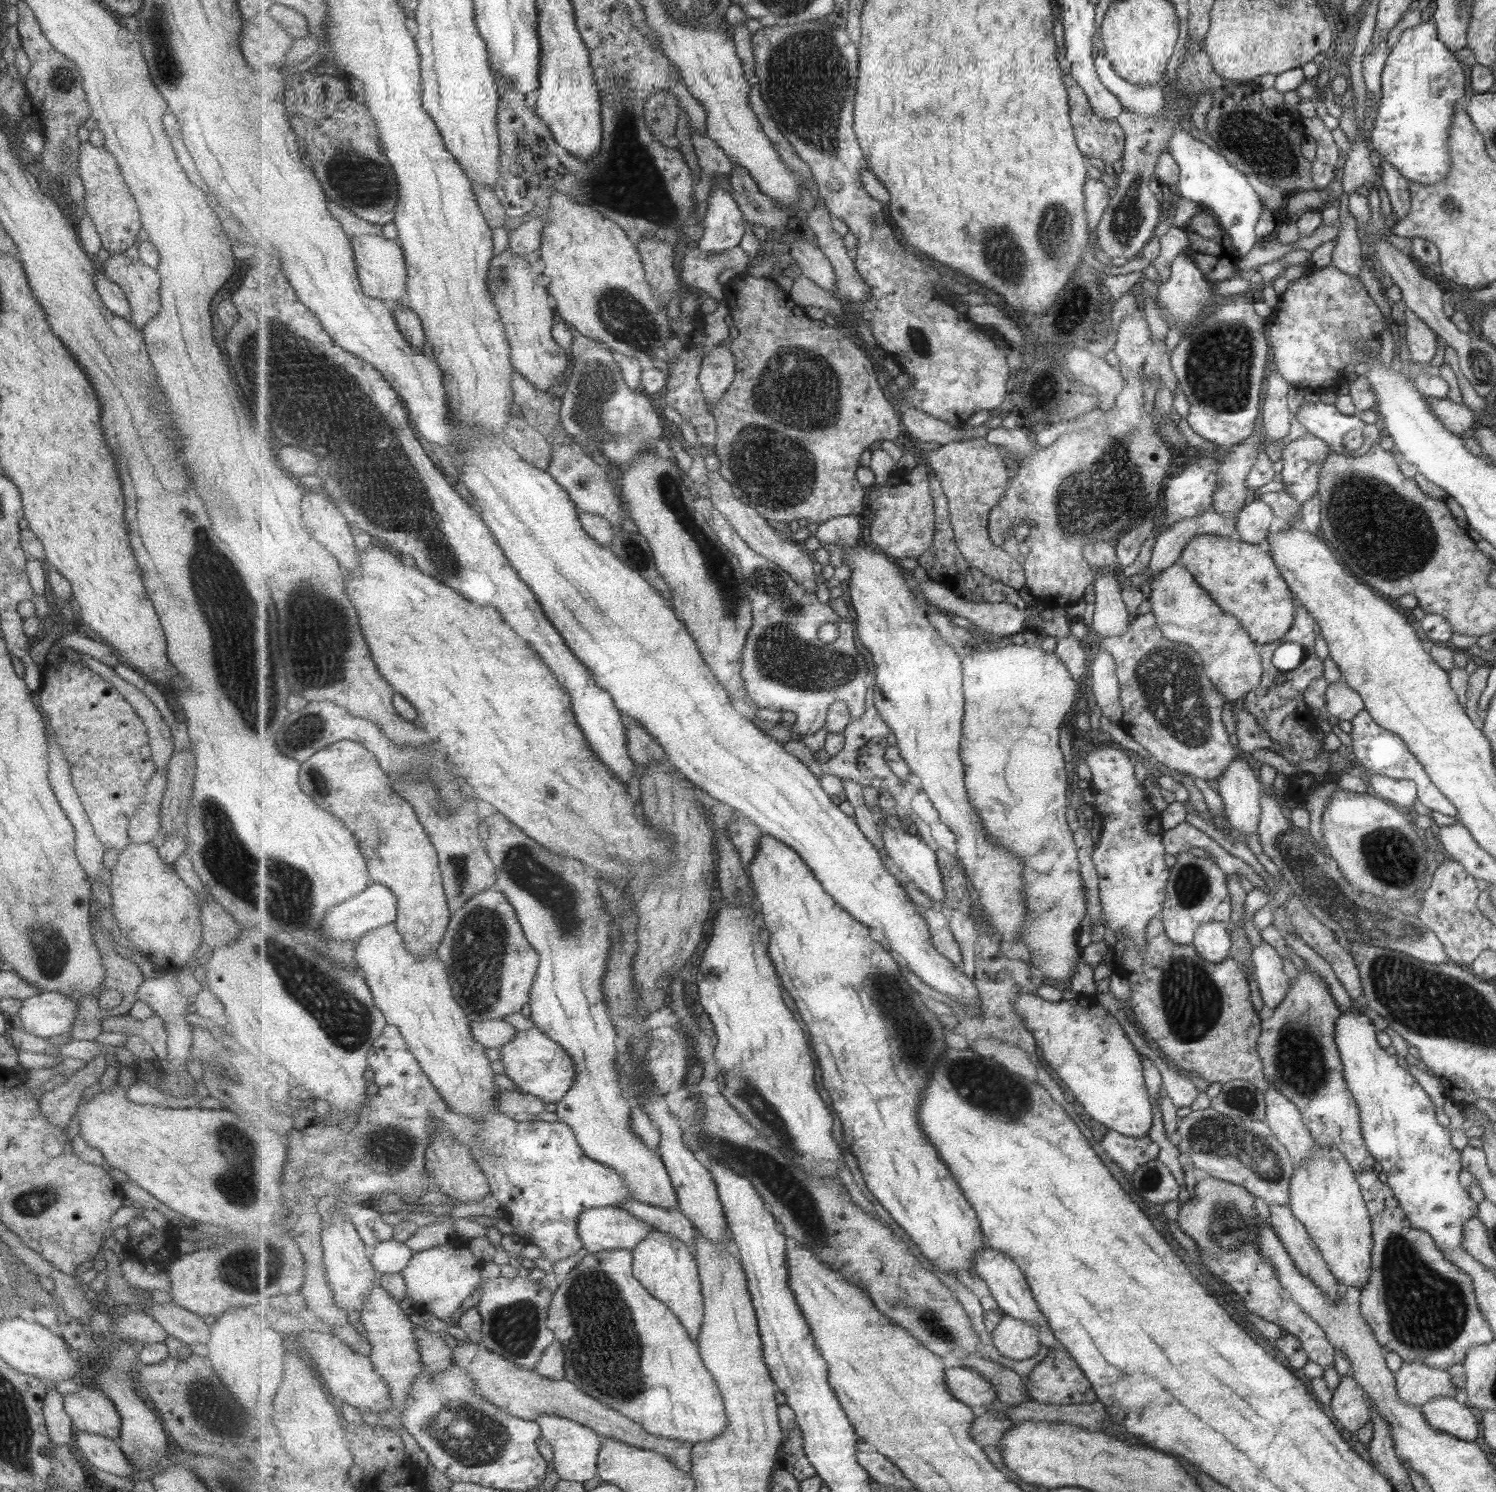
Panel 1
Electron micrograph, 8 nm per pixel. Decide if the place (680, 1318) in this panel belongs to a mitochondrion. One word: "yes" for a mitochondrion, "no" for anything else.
no

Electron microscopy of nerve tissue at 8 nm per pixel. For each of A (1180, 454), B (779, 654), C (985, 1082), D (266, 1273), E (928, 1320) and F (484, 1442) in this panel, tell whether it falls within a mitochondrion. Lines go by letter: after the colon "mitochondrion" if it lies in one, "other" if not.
A: other
B: mitochondrion
C: mitochondrion
D: mitochondrion
E: mitochondrion
F: mitochondrion

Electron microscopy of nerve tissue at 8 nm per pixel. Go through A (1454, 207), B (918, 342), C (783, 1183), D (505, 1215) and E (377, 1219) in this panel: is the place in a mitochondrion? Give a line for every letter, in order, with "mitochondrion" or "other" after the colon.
A: mitochondrion
B: mitochondrion
C: mitochondrion
D: other
E: other

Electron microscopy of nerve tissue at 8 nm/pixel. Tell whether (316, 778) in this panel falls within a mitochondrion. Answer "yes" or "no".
yes

